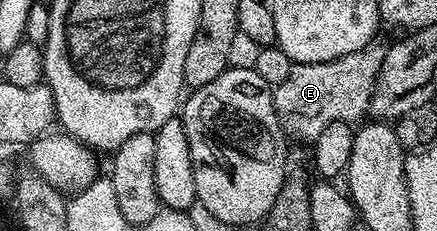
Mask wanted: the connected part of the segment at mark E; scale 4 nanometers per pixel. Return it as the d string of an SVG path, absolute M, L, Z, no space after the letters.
M380 41L367 43L358 53L346 53L346 57L338 57L325 63L297 63L289 71L289 75L281 83L276 83L272 100L274 109L280 118L280 127L289 140L301 139L307 145L315 144L318 133L330 125L330 121L346 121L352 123L356 119L363 120L372 100L372 94L378 81L378 73L382 69L382 61L386 57L388 47Z

